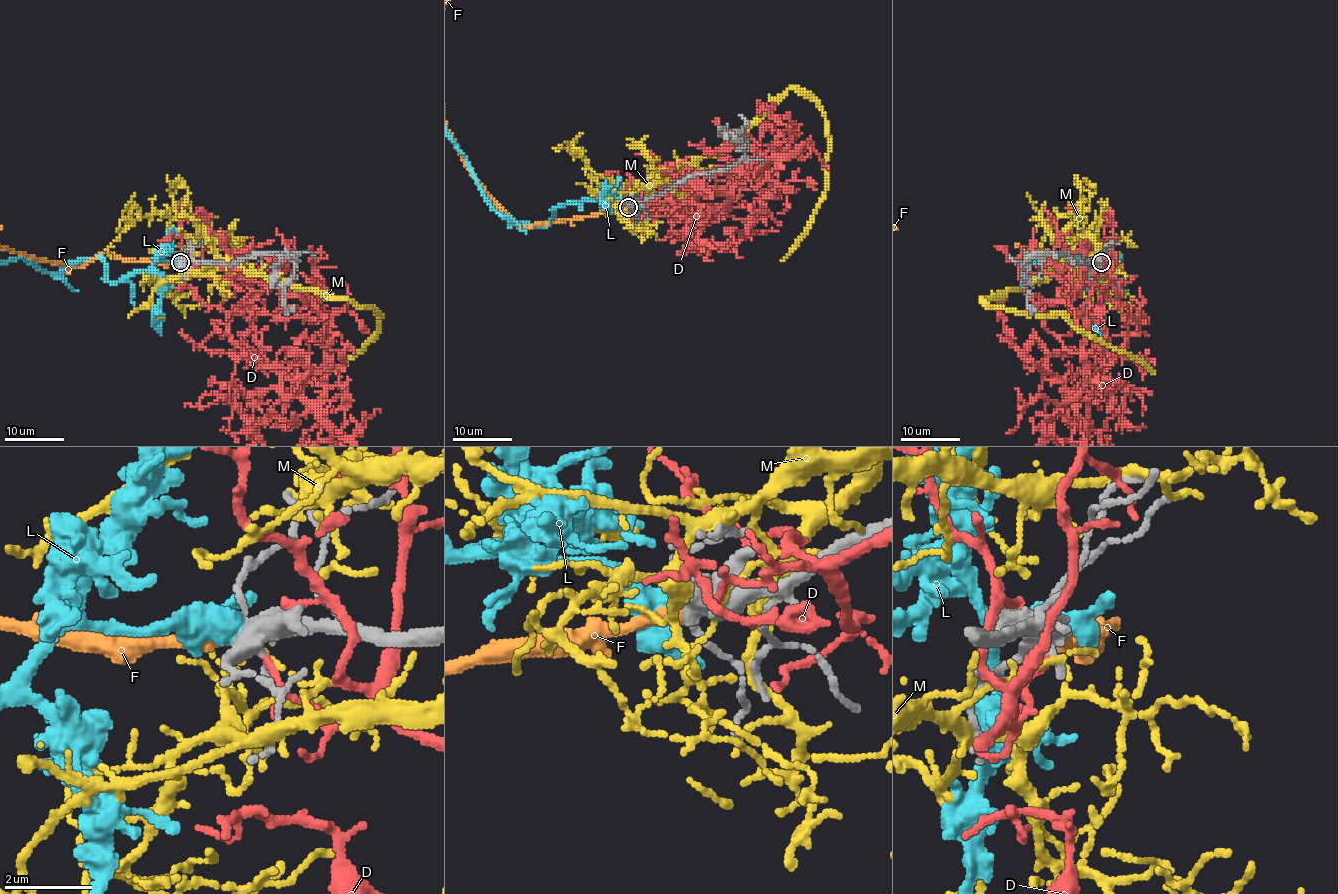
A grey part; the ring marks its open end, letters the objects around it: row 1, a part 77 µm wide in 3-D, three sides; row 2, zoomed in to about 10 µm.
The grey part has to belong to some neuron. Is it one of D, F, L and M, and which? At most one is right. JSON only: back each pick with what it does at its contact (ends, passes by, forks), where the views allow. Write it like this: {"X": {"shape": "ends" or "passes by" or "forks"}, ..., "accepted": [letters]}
{"F": {"shape": "ends"}, "accepted": ["F"]}

